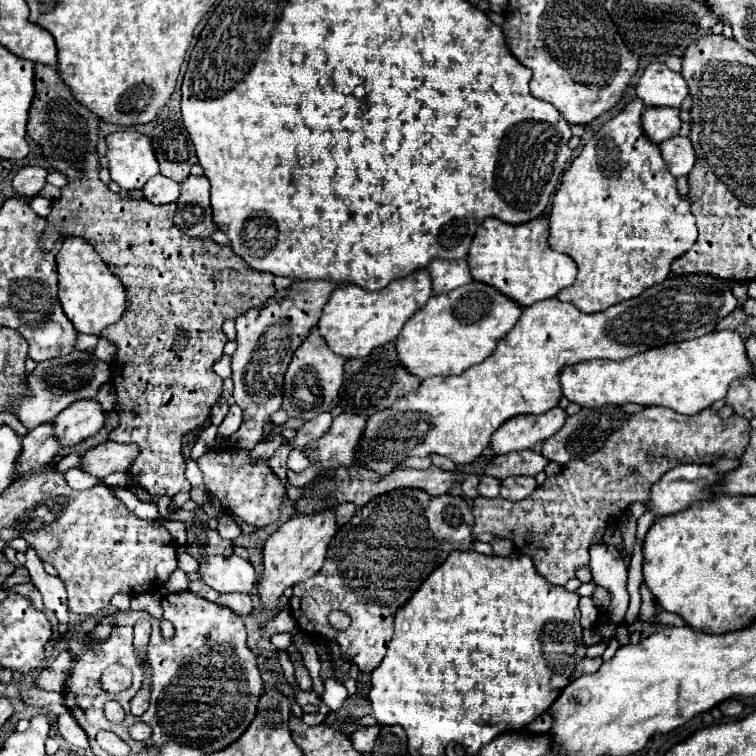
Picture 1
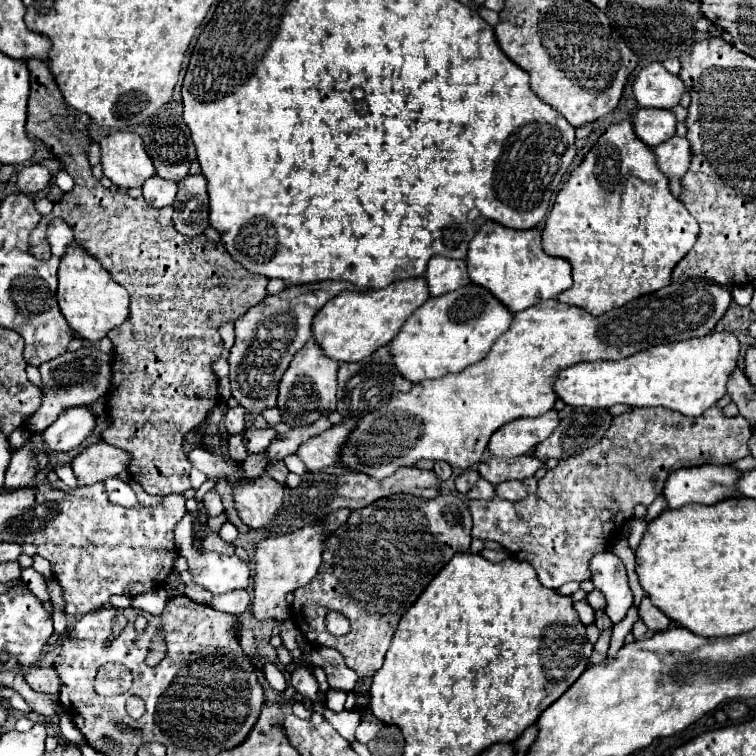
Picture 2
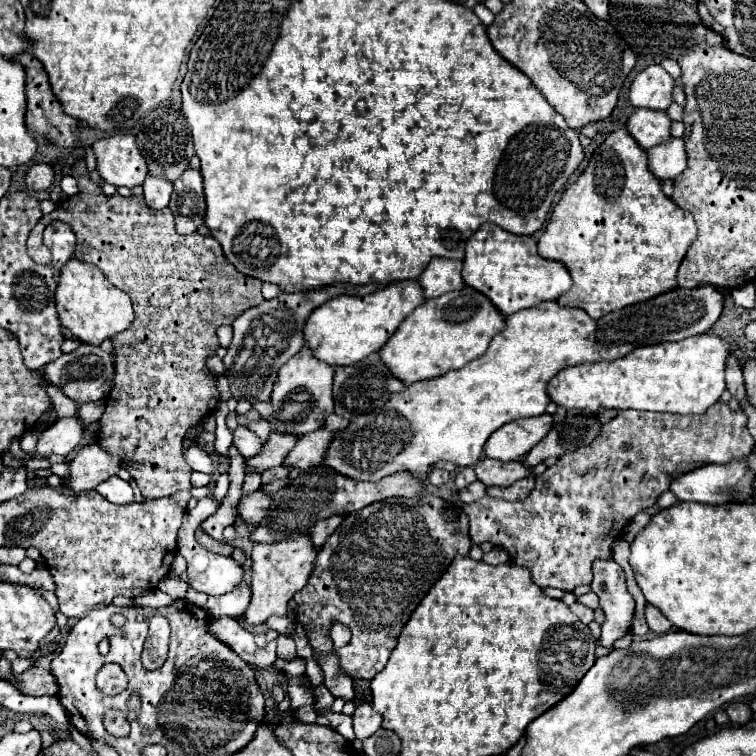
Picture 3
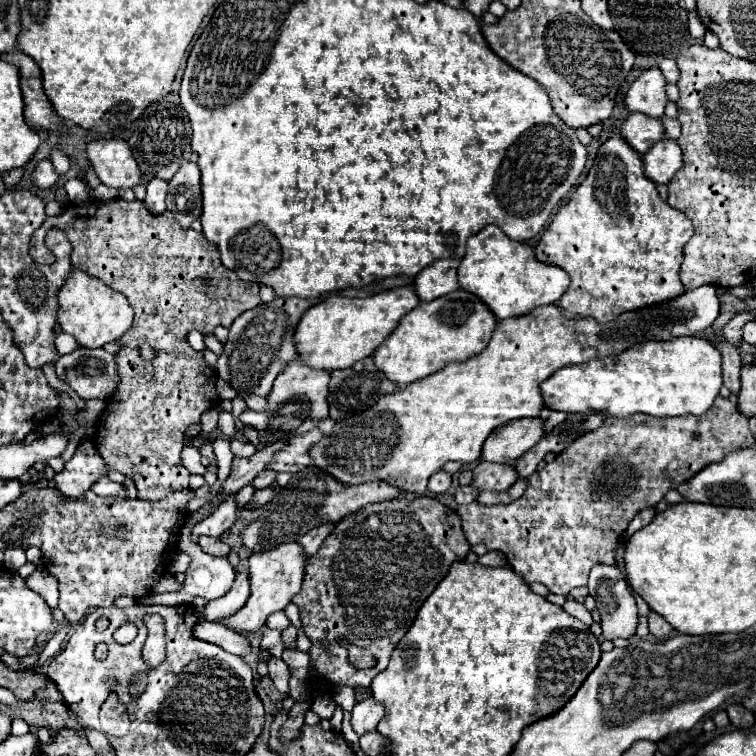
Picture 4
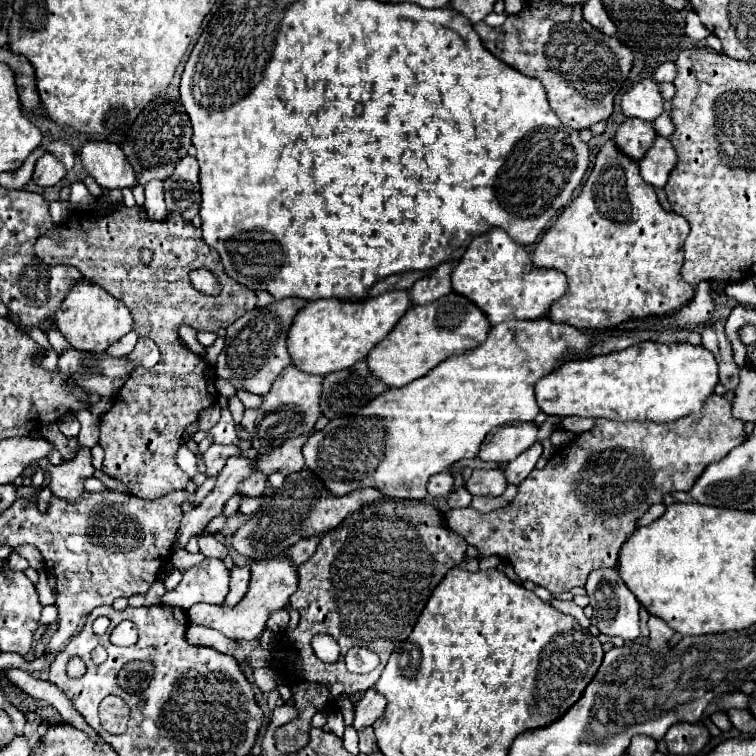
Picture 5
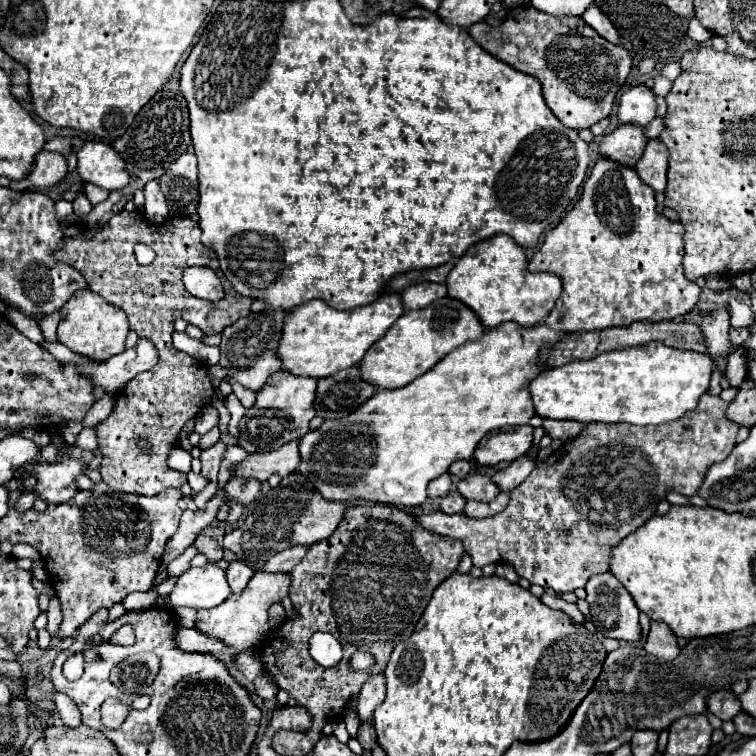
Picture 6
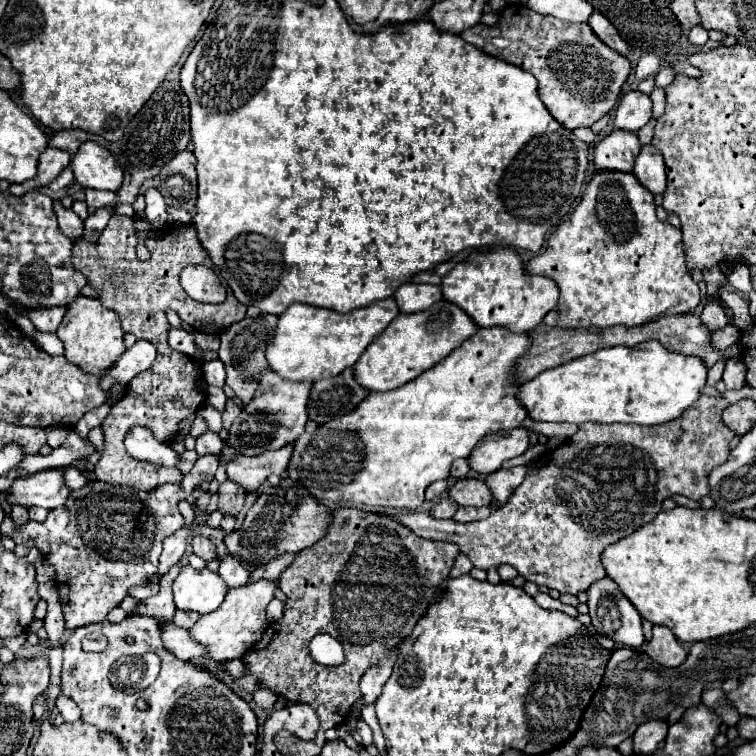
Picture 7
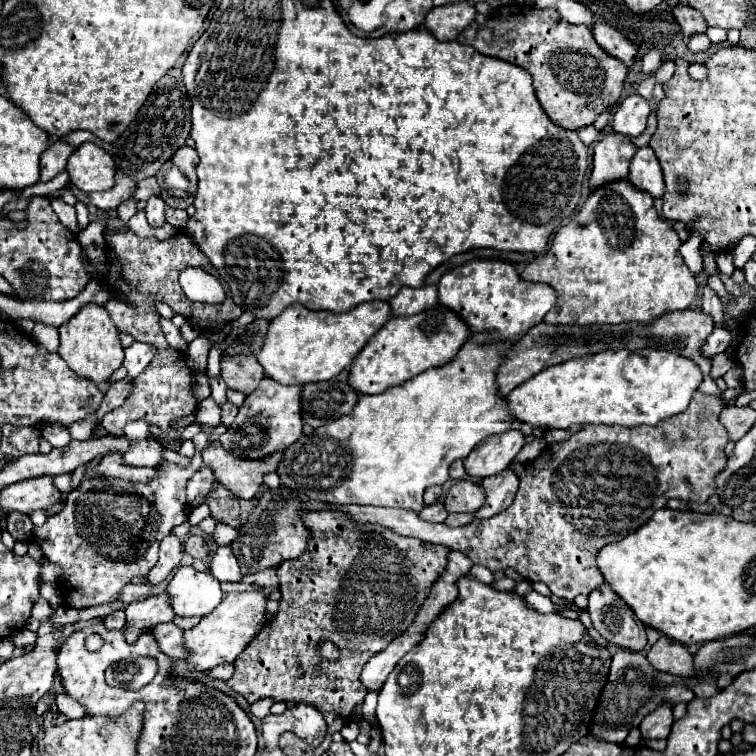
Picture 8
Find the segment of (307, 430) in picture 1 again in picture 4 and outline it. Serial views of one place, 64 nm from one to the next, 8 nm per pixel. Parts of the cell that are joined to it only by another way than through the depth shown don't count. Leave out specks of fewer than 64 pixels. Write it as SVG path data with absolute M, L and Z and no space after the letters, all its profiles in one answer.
M272 442L272 444L264 446L262 450L258 450L250 458L234 458L232 472L230 472L230 476L228 476L226 484L224 484L224 496L222 496L222 500L228 494L234 494L242 486L250 484L256 478L258 472L262 472L262 470L268 468L268 464L274 460L276 452L280 452L284 446L286 446L286 442Z

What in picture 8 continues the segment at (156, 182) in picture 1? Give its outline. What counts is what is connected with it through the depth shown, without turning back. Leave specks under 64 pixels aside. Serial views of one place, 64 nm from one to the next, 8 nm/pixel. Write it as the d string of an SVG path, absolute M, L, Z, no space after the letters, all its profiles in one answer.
M150 196L148 198L148 204L146 204L146 218L148 218L148 224L150 226L162 226L166 220L164 220L164 200L160 196Z

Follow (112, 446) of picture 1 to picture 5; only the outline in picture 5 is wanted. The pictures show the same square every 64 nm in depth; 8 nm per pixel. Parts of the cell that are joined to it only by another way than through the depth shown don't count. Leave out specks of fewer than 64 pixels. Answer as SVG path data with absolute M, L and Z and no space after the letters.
M78 448L76 456L72 460L66 460L60 466L46 464L46 460L38 462L42 468L50 470L50 490L54 496L64 500L78 500L84 492L86 478L92 478L96 468L92 466L92 452L90 448Z

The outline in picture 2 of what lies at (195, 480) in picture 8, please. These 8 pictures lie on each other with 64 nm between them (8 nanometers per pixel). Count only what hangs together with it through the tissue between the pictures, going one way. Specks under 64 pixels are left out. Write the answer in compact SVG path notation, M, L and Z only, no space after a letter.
M252 428L246 434L246 444L248 444L250 452L262 452L262 450L268 448L268 444L272 444L274 438L276 438L276 430L274 428L266 428L266 430Z

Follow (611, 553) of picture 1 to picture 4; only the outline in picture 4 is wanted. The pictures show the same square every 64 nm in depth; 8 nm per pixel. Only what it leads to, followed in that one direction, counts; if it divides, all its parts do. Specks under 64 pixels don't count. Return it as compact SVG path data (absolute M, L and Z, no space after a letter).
M596 564L590 570L590 582L588 582L588 590L590 596L594 596L596 600L596 608L600 610L602 616L602 636L606 640L614 640L614 638L632 638L636 632L636 624L638 624L638 612L636 612L636 602L634 596L622 576L622 572L616 566L608 566L608 564Z

